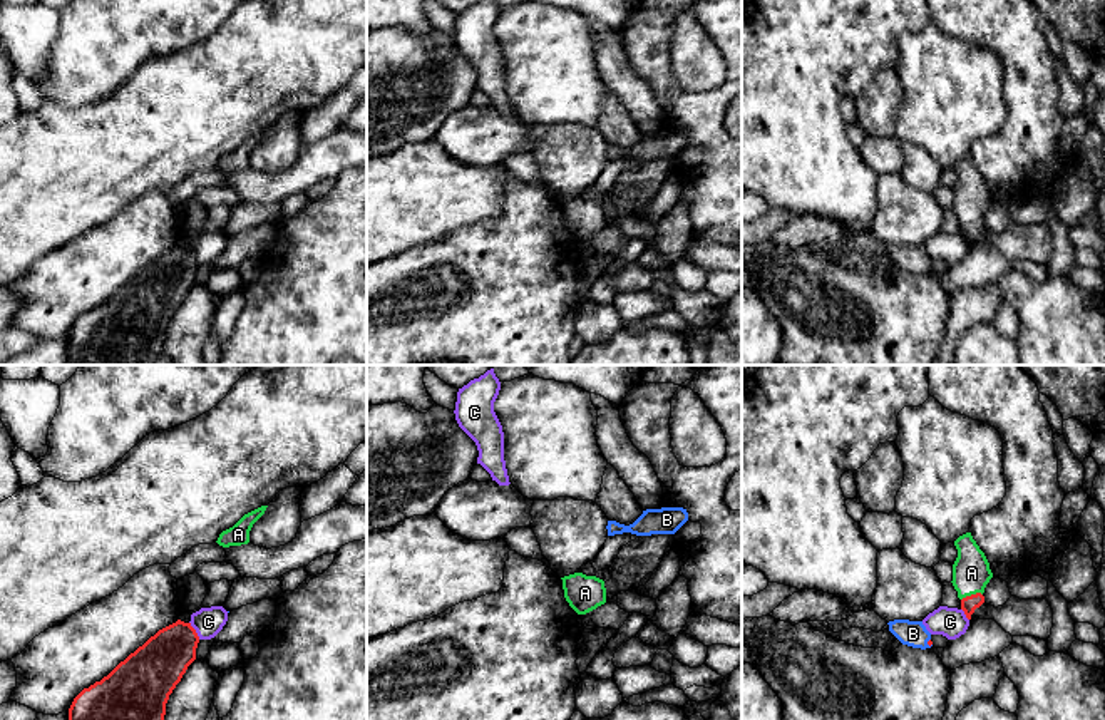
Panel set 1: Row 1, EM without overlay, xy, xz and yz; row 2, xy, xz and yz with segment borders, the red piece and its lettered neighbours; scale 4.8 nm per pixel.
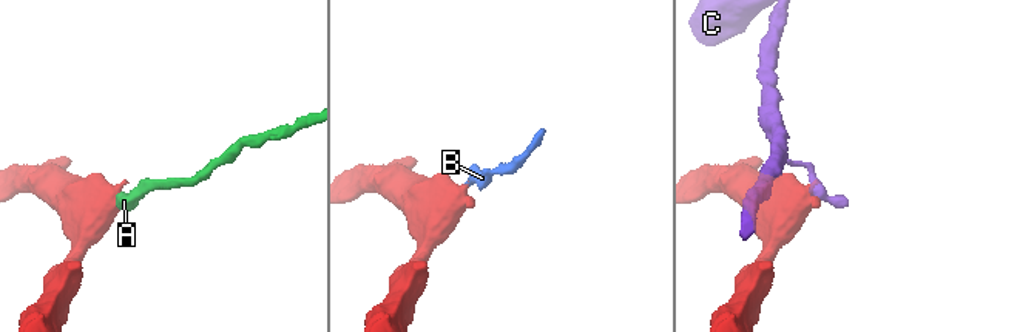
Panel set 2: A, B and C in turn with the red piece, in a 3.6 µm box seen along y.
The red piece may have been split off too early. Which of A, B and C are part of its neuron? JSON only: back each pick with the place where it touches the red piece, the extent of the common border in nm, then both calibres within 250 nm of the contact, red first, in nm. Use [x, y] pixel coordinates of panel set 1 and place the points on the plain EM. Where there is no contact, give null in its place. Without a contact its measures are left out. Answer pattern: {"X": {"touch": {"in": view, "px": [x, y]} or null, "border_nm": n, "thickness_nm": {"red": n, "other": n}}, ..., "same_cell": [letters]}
{"A": {"touch": {"in": "yz", "px": [971, 220]}, "border_nm": 110, "thickness_nm": {"red": 80, "other": 180}}, "B": {"touch": {"in": "yz", "px": [928, 268]}, "border_nm": 50, "thickness_nm": {"red": 20, "other": 130}}, "same_cell": ["A", "B"]}

